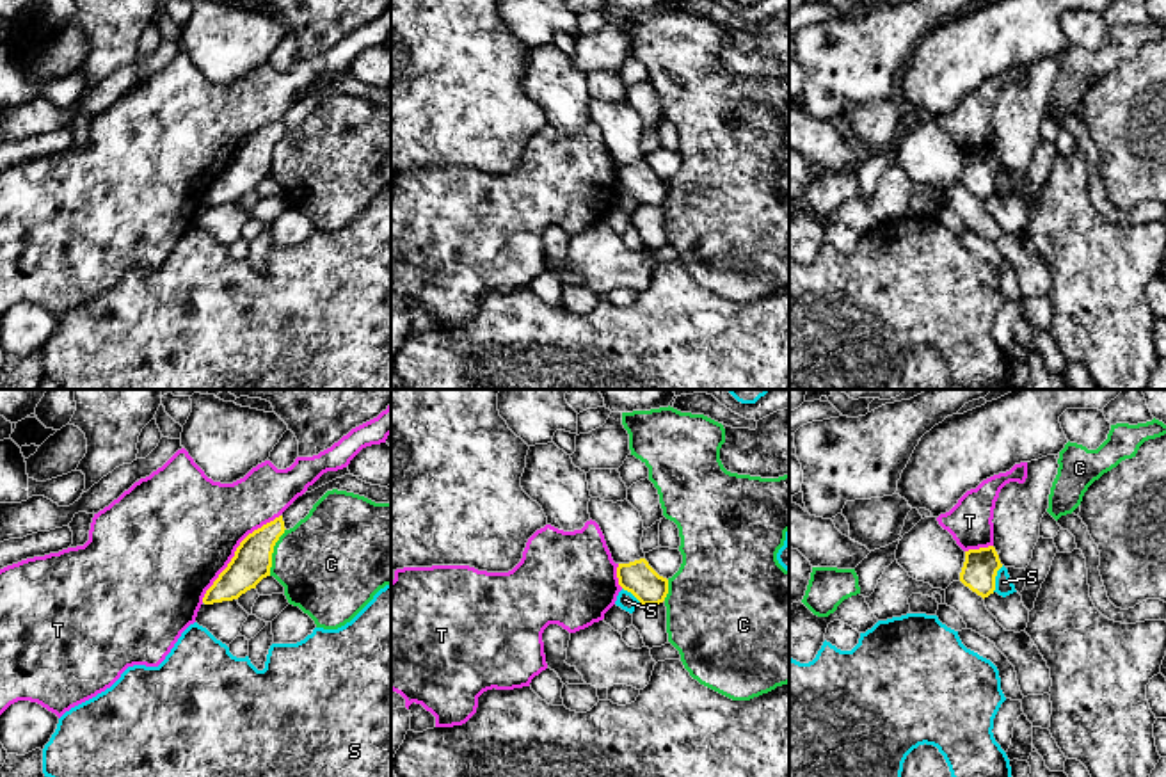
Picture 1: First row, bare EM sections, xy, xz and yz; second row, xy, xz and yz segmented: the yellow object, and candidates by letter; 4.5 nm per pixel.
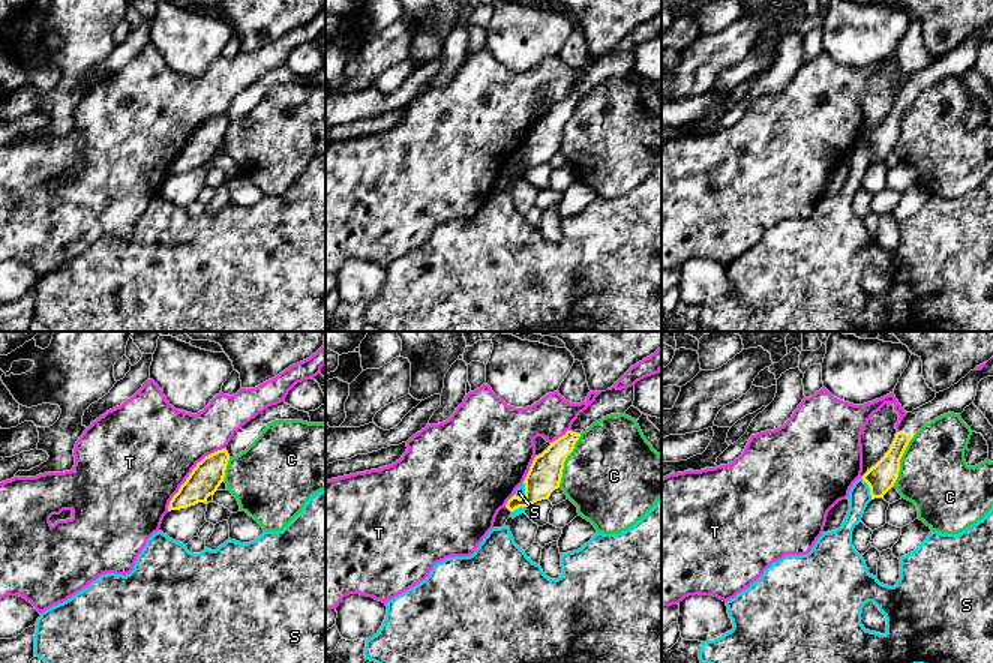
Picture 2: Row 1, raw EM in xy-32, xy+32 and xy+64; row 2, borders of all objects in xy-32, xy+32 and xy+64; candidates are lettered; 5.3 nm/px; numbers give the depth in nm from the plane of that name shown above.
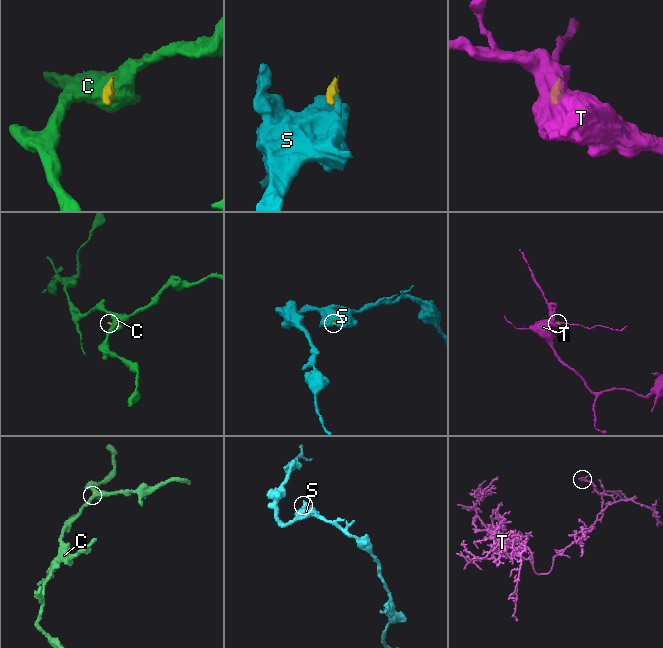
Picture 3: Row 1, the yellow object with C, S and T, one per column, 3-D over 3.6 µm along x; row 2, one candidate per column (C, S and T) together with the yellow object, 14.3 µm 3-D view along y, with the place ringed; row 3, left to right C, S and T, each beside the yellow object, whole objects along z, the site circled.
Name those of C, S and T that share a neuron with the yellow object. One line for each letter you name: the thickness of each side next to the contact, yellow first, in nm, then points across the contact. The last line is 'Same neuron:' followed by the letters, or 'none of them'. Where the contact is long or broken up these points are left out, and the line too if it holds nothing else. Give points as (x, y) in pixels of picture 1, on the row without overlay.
Same neuron: none of them

